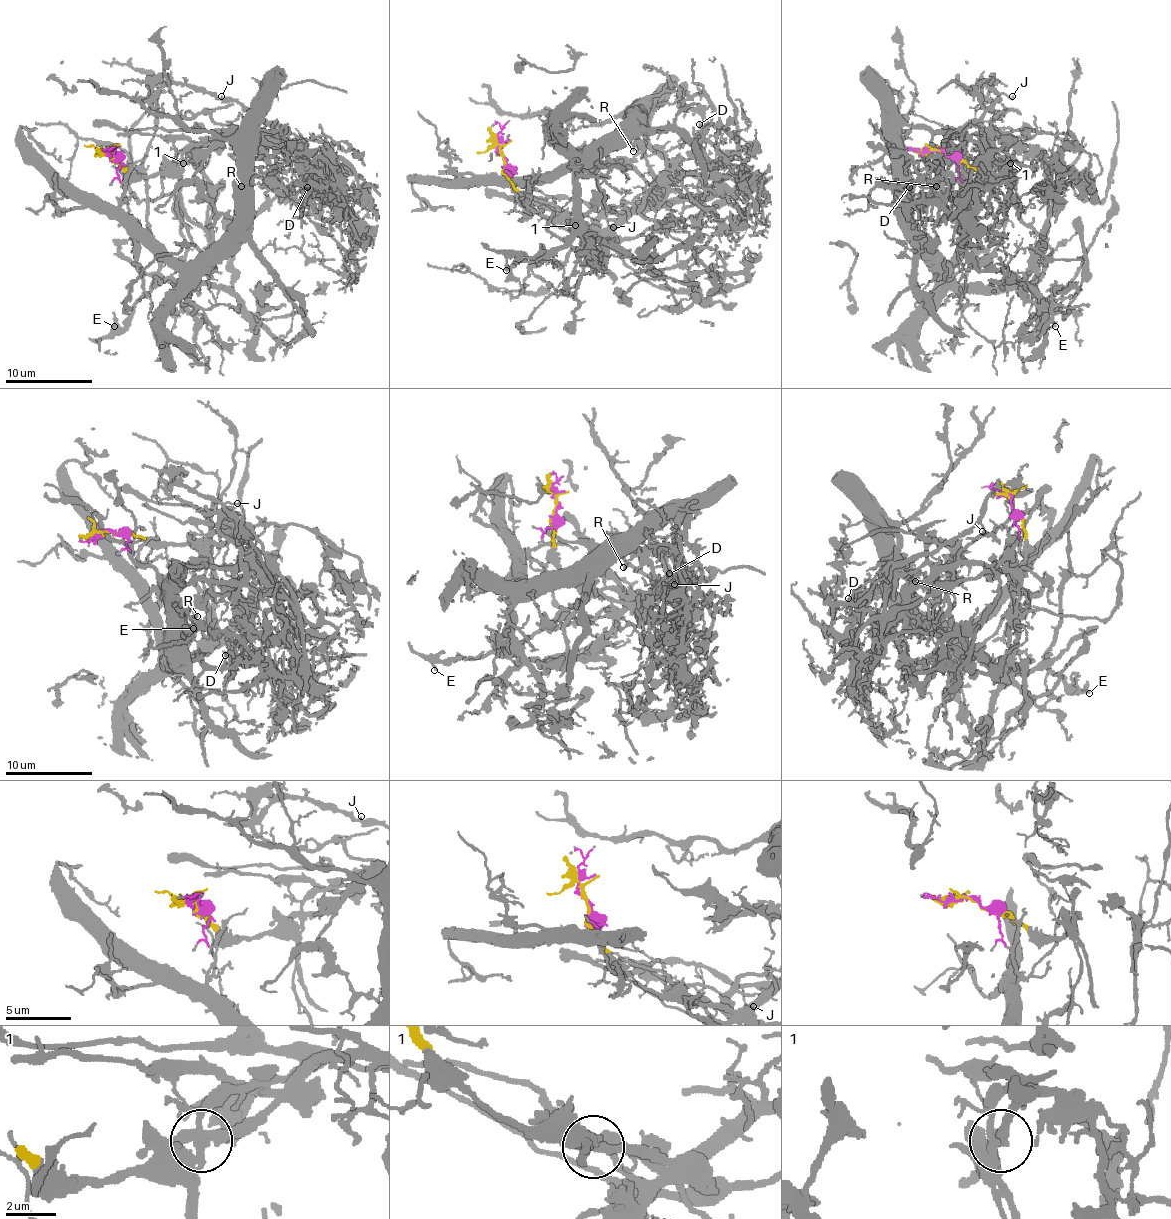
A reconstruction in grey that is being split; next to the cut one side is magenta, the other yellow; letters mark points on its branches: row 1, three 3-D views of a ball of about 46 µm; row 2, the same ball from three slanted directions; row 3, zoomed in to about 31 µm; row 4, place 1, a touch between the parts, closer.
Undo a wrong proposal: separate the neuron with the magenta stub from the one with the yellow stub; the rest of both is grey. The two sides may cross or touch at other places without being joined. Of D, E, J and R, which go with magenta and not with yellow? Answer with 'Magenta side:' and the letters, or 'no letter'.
Magenta side: E, J

